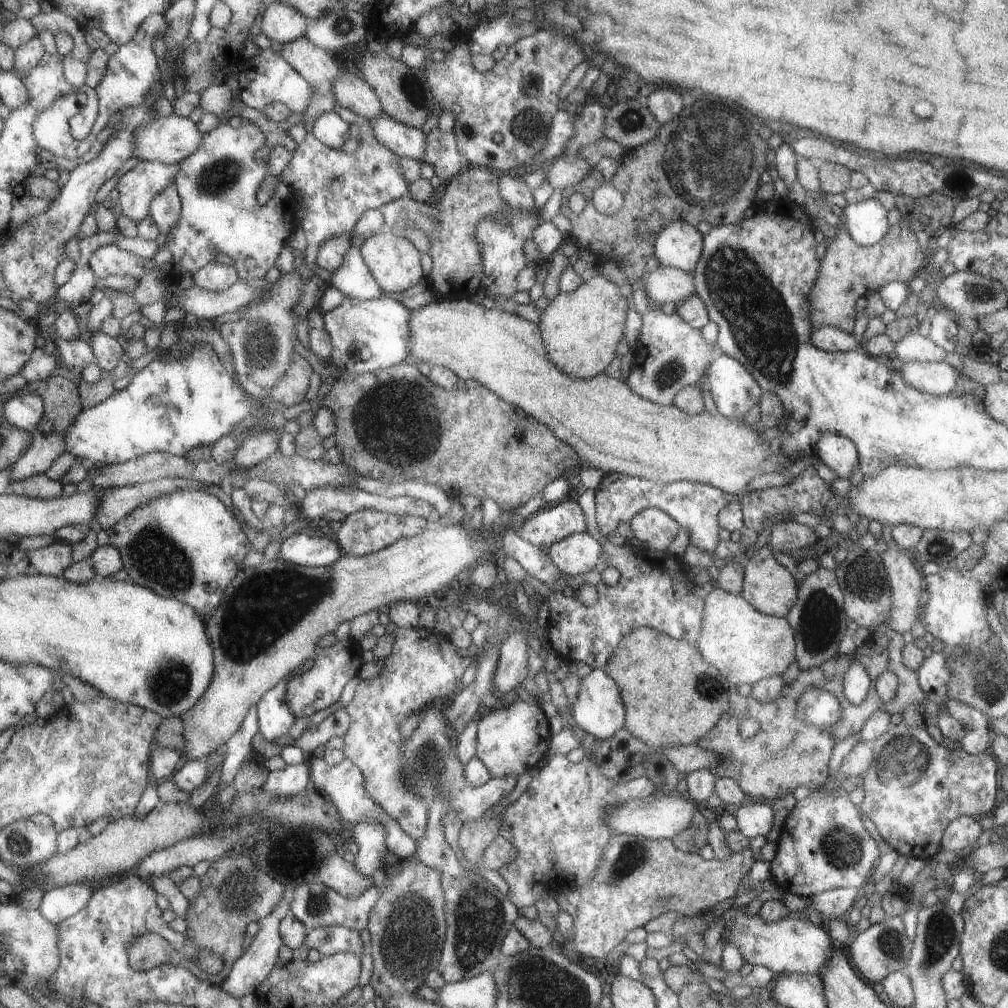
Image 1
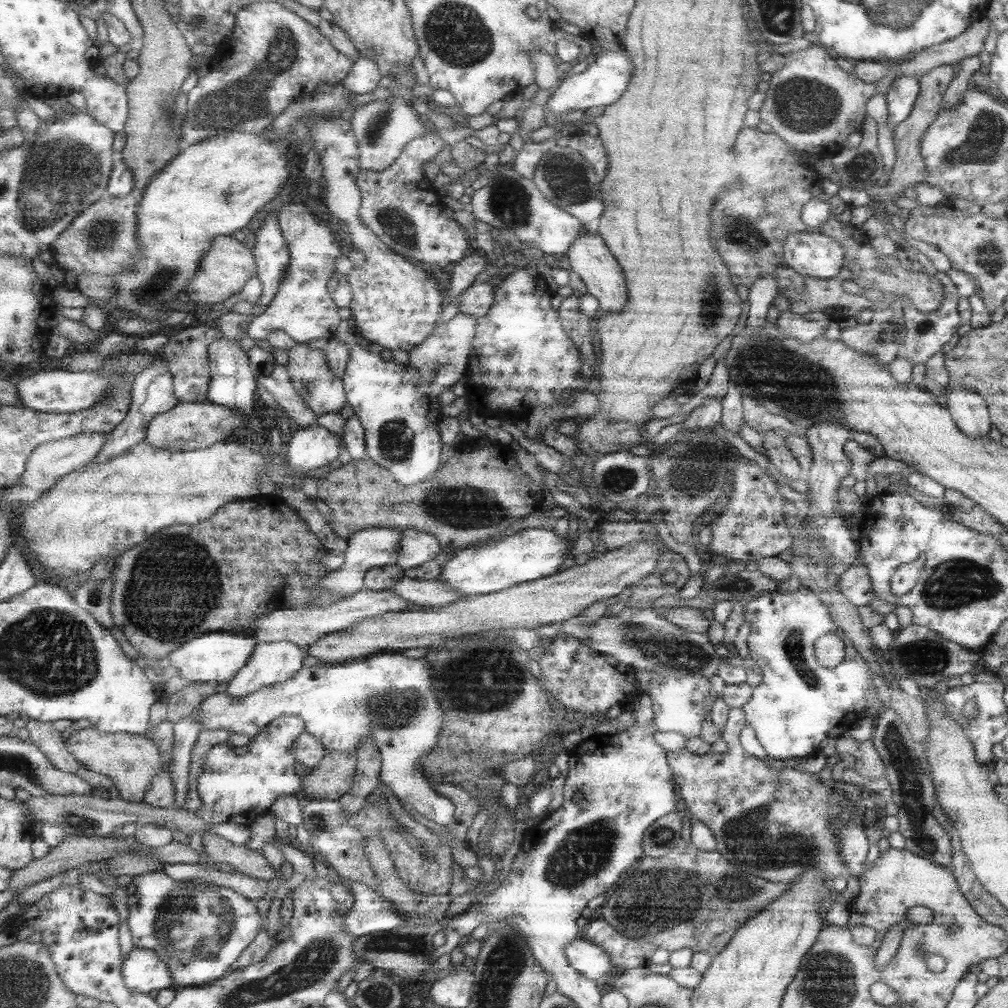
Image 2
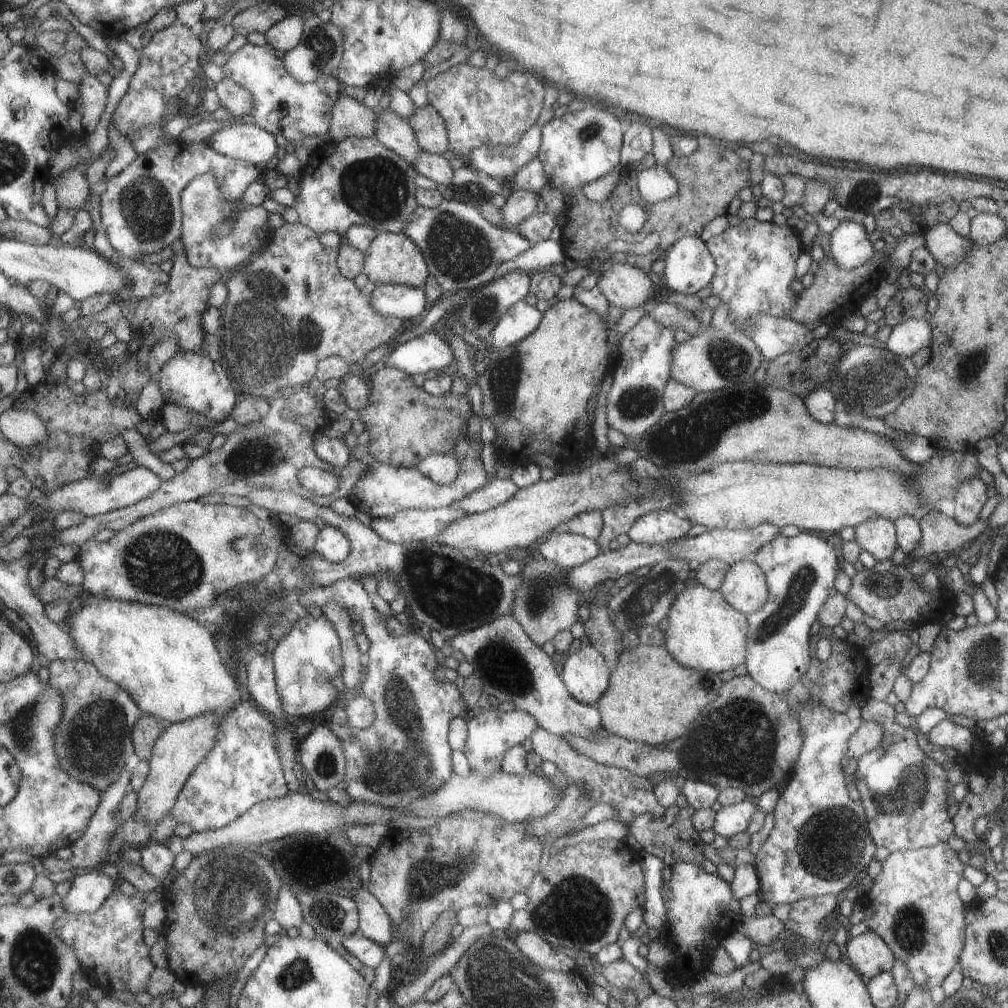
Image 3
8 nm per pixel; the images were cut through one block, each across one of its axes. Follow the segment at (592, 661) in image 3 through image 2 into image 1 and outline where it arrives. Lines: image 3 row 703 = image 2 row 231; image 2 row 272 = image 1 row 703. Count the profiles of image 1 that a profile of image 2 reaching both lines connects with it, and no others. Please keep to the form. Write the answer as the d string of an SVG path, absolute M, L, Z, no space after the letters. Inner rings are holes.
M603 668L592 670L588 676L580 680L580 692L576 696L574 706L569 708L569 712L574 718L574 725L596 737L596 740L602 738L612 738L618 730L625 728L624 726L624 706L622 706L622 698L618 686L614 680L604 672Z

